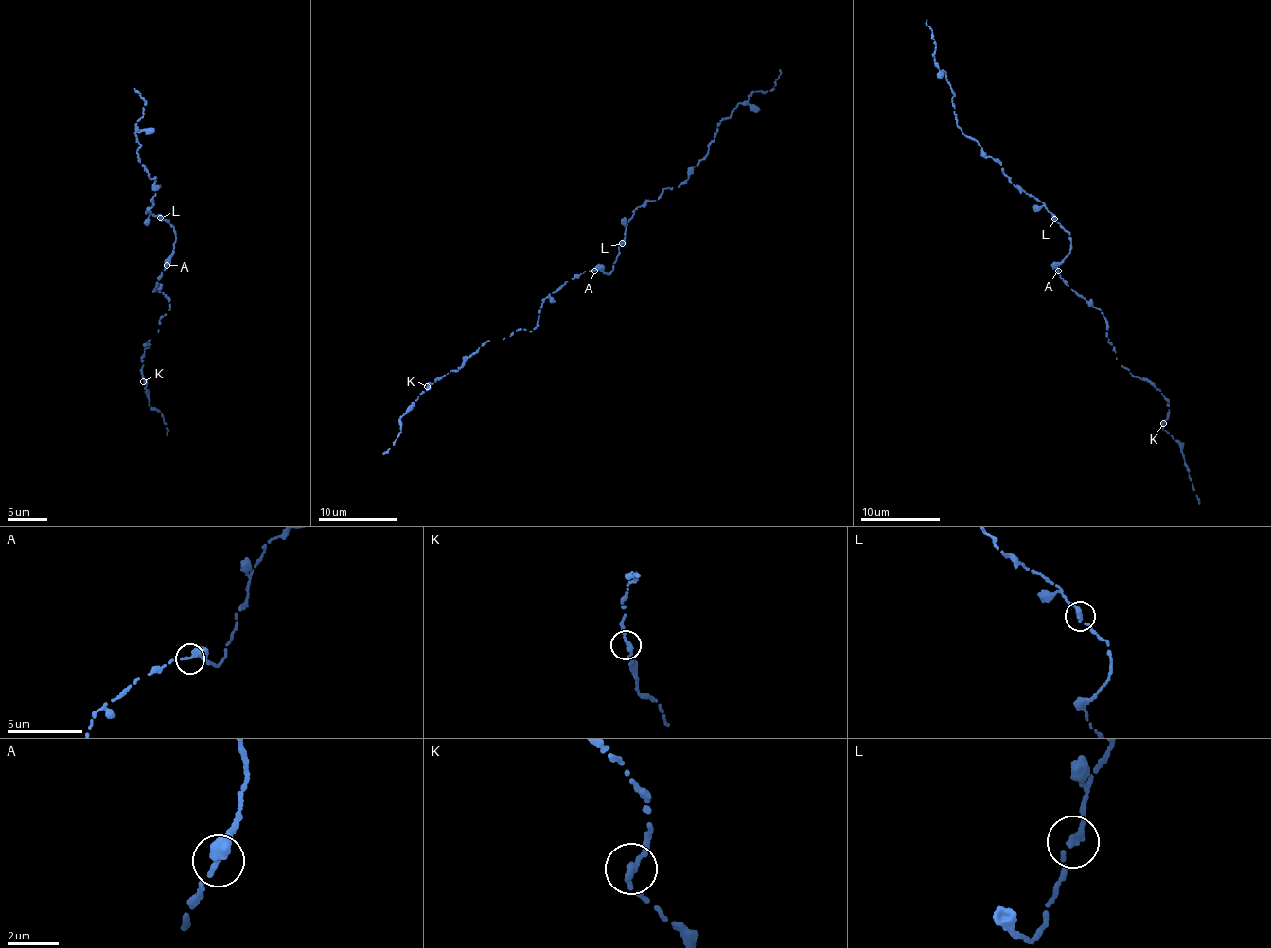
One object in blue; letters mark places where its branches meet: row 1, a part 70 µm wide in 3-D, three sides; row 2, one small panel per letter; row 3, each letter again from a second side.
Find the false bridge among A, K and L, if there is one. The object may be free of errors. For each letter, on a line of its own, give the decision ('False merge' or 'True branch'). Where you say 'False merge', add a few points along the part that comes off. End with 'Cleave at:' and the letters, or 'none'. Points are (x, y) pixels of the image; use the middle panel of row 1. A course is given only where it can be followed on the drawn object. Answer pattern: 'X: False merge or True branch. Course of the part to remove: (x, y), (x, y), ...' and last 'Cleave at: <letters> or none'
A: True branch
K: True branch
L: True branch
Cleave at: none

